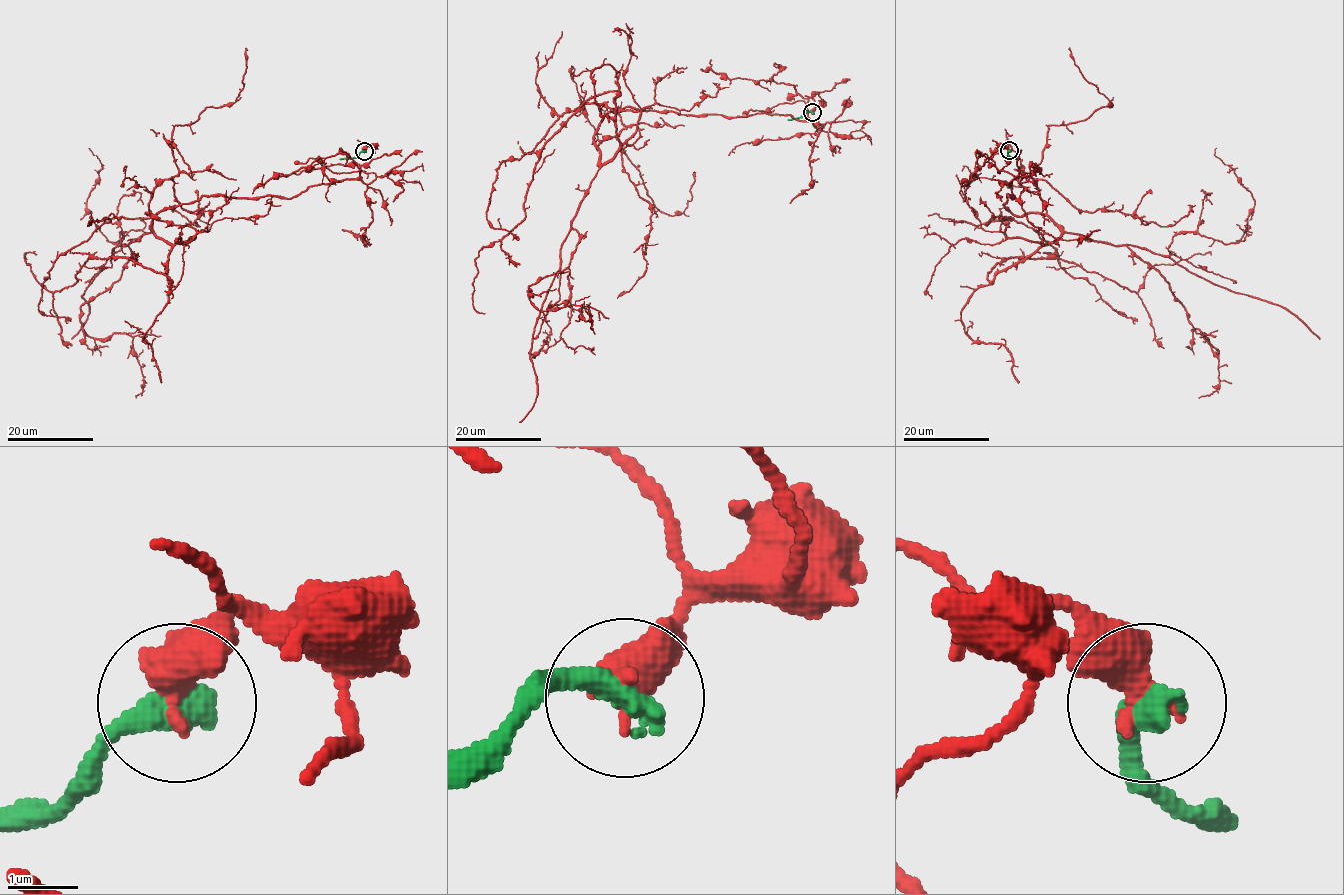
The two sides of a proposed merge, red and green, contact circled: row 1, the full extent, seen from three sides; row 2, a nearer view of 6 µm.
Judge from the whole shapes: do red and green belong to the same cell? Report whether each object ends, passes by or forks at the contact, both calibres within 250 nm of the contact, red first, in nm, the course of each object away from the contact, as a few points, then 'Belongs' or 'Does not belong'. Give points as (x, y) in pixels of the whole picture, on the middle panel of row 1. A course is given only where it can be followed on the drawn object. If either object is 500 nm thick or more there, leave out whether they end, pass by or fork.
Thickness 600 nm (red) against 440 nm. Course of red: (811, 112), (819, 92), (804, 120), (612, 110), (603, 163), (618, 92), (588, 99), (475, 259), (485, 313). Course of green: (811, 112), (788, 120). Does not belong

